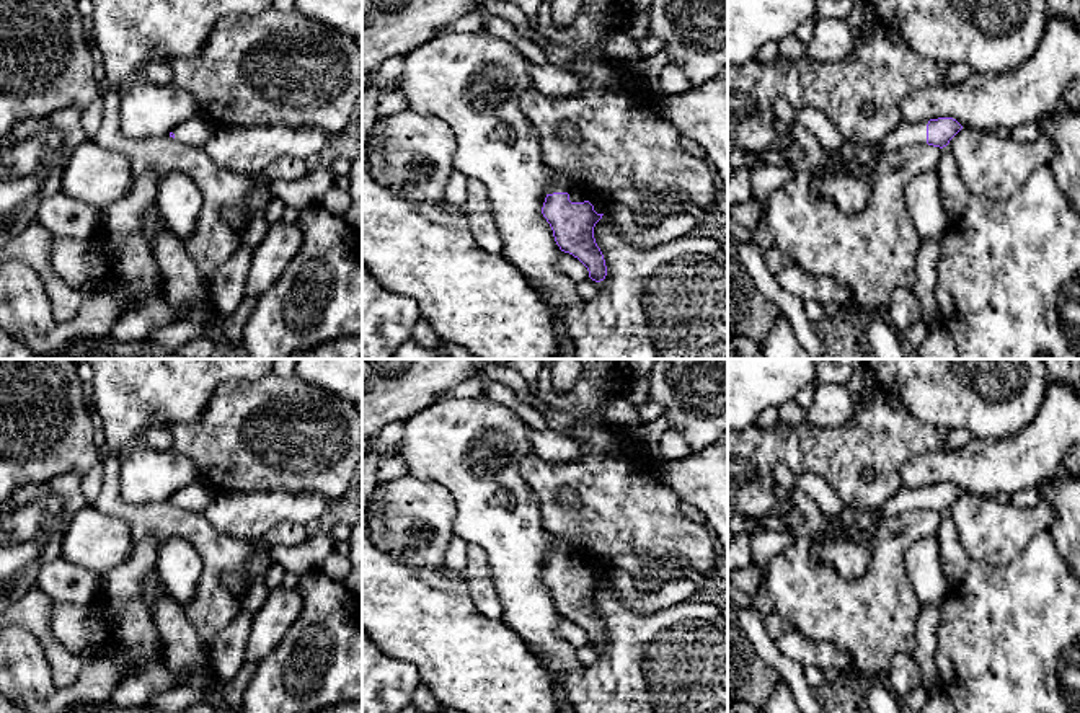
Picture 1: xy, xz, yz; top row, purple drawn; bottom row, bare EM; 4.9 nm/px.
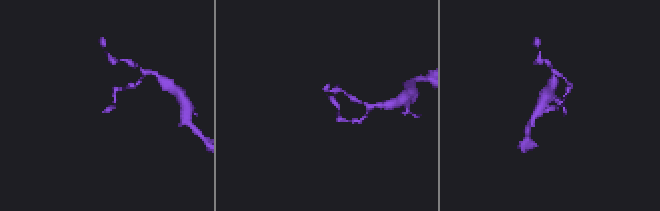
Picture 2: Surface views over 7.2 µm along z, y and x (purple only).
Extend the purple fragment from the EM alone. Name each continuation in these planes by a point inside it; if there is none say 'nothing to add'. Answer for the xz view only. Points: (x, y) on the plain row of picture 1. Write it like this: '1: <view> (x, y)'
1: xz (560, 549)

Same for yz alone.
1: yz (907, 498)

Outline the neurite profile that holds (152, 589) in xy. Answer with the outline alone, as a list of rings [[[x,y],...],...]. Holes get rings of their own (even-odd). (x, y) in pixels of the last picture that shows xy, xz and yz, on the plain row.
[[[152,569],[150,573],[147,573],[142,579],[142,589],[140,589],[140,599],[142,604],[148,609],[148,613],[153,620],[152,610],[157,604],[157,600],[162,596],[168,596],[170,592],[166,591],[166,587],[163,586],[160,576],[157,574],[155,569]]]

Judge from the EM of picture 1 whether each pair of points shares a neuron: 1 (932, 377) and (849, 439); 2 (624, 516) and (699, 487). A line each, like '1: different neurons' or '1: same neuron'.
1: different neurons
2: different neurons

